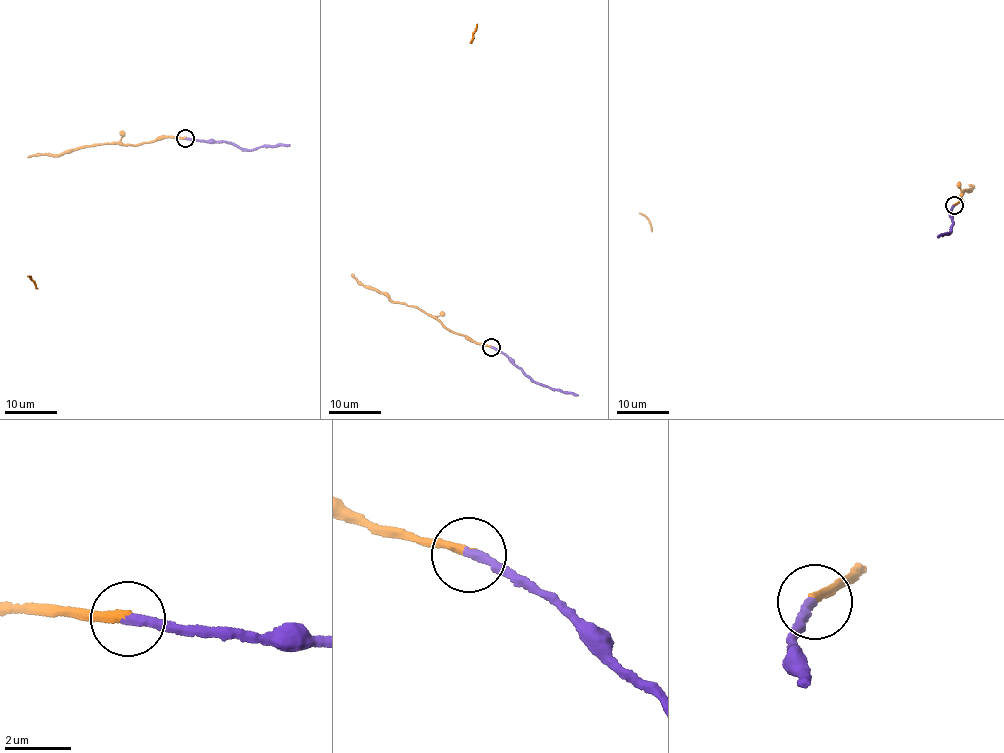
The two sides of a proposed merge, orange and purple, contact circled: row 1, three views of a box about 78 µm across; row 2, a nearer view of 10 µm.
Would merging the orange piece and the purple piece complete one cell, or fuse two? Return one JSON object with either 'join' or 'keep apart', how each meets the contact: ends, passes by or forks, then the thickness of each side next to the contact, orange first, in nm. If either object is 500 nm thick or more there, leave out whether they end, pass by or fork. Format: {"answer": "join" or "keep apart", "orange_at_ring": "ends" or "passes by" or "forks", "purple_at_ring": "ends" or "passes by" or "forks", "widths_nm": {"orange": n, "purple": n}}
{"answer": "join", "orange_at_ring": "ends", "purple_at_ring": "ends", "widths_nm": {"orange": 260, "purple": 280}}

